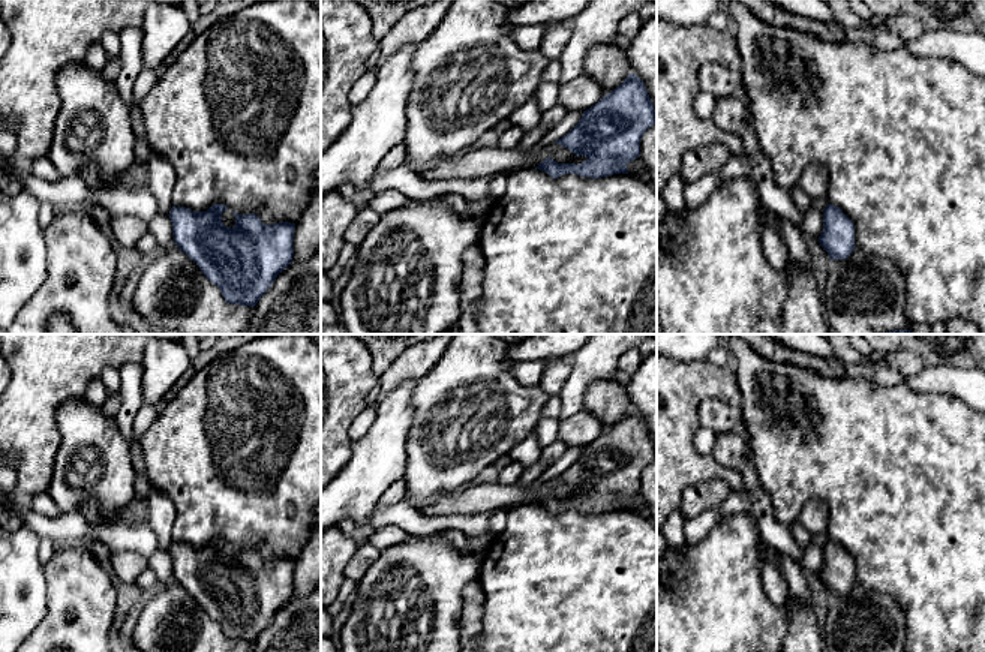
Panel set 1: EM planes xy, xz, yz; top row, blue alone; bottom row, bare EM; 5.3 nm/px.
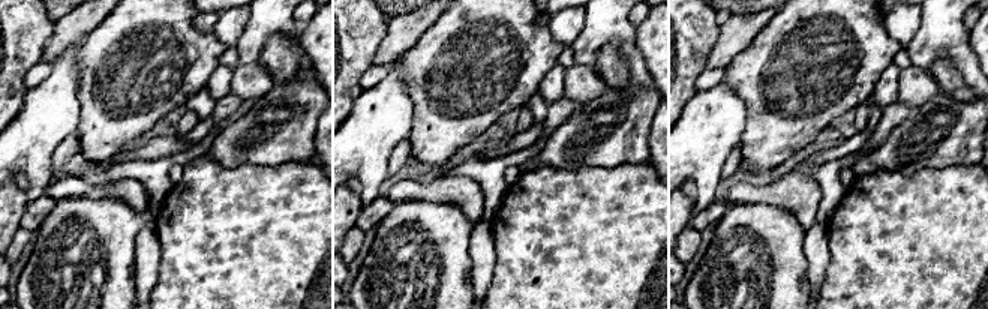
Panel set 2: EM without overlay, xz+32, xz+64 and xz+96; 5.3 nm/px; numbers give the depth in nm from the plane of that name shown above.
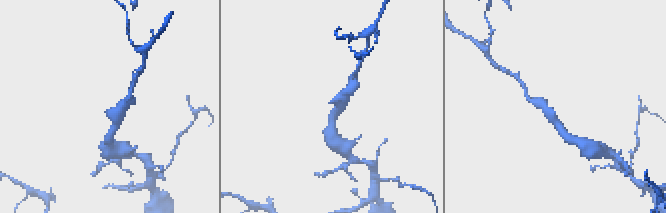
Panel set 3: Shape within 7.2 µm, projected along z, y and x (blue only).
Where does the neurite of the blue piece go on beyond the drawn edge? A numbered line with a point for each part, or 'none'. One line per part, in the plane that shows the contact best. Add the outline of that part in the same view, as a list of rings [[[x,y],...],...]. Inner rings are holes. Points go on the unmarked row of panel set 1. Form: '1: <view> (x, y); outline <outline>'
none

